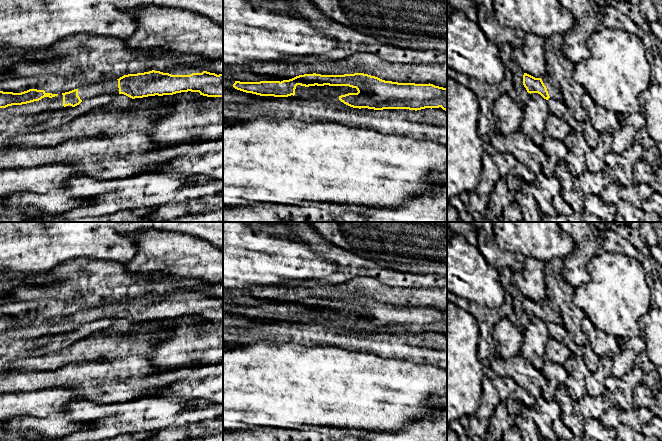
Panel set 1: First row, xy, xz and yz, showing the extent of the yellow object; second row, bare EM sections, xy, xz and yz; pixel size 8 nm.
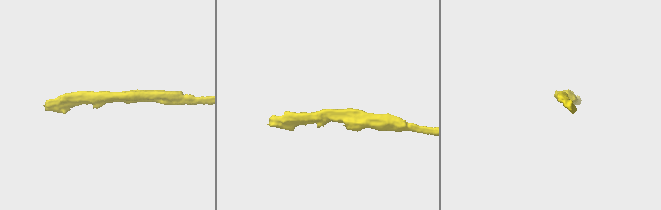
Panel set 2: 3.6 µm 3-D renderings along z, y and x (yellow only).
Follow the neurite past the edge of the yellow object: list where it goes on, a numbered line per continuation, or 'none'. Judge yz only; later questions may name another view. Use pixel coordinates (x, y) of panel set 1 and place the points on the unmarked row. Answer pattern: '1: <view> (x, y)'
1: yz (554, 317)

